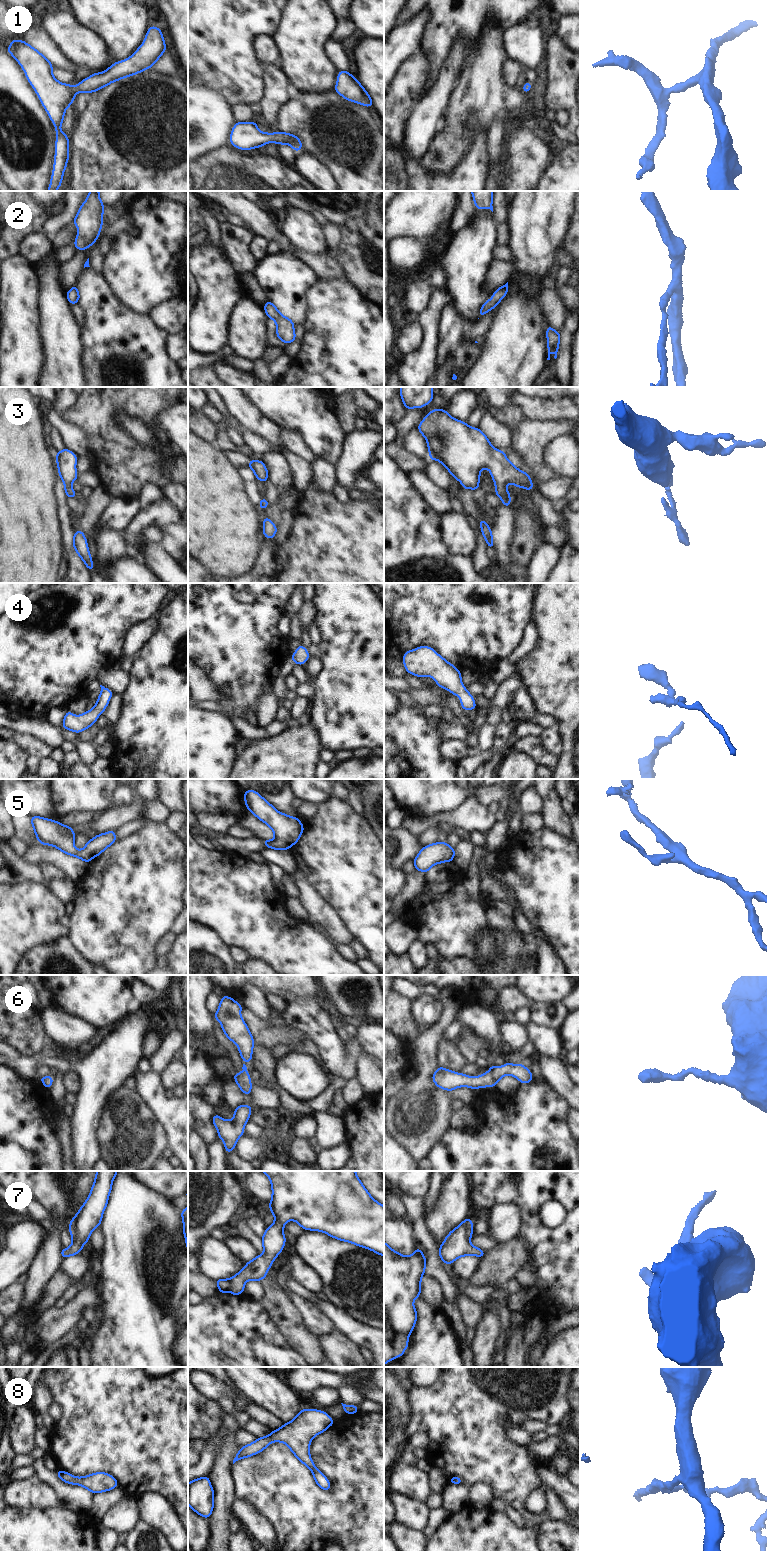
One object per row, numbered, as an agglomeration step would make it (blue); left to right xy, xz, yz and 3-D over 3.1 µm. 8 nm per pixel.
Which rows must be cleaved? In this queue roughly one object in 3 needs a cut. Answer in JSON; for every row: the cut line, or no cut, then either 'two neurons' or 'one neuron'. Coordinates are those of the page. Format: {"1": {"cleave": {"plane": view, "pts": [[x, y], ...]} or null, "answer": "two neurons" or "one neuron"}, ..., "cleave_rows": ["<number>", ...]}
{"1": {"cleave": null, "answer": "one neuron"}, "2": {"cleave": null, "answer": "one neuron"}, "3": {"cleave": null, "answer": "one neuron"}, "4": {"cleave": null, "answer": "one neuron"}, "5": {"cleave": null, "answer": "one neuron"}, "6": {"cleave": null, "answer": "one neuron"}, "7": {"cleave": null, "answer": "one neuron"}, "8": {"cleave": null, "answer": "one neuron"}, "cleave_rows": []}

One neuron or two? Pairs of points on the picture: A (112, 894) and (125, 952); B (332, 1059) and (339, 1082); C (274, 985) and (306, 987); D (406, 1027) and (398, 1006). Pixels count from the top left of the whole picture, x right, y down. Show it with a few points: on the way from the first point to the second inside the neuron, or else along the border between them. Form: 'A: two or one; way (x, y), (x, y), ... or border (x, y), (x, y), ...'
A: one; way (119, 908), (119, 931), (122, 938)
B: two; border (331, 1076), (340, 1076), (345, 1081)
C: one; way (282, 985), (298, 985)
D: one; way (401, 1022), (398, 1019), (398, 1011)

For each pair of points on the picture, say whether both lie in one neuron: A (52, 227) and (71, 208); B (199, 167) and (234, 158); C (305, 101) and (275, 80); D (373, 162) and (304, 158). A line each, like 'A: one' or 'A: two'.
A: one
B: one
C: two
D: two

